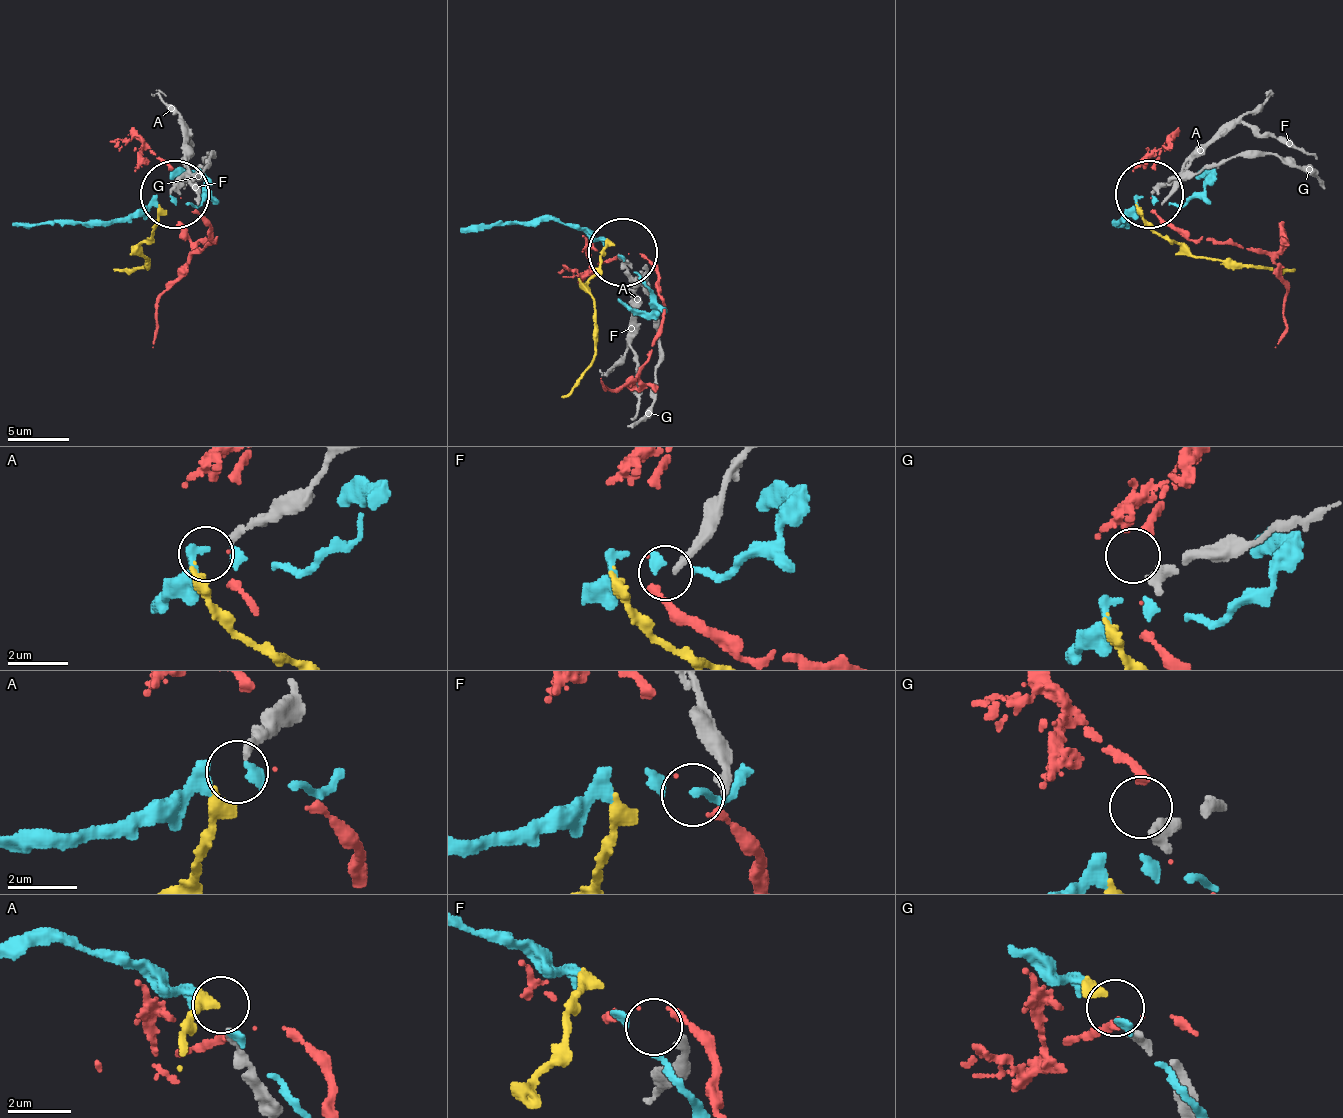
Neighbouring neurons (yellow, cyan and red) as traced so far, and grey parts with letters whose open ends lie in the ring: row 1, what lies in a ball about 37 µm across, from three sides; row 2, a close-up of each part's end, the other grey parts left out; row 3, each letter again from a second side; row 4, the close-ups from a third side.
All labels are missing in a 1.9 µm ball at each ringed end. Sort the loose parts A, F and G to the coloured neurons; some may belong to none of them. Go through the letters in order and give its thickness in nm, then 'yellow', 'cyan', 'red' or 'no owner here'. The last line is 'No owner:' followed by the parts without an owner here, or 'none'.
A: calibre 190 nm; yellow
F: calibre 280 nm; no owner here
G: calibre 360 nm; no owner here
No owner: F, G

